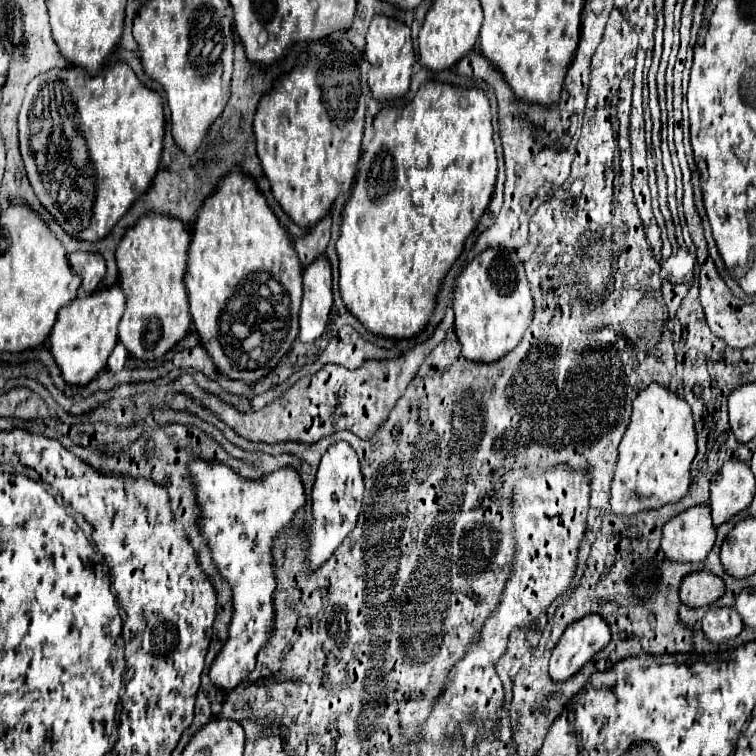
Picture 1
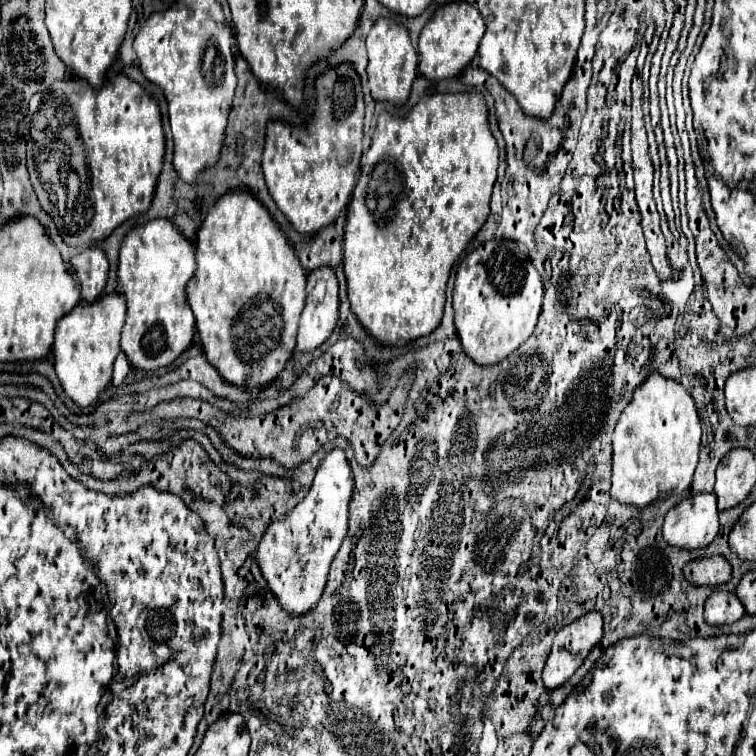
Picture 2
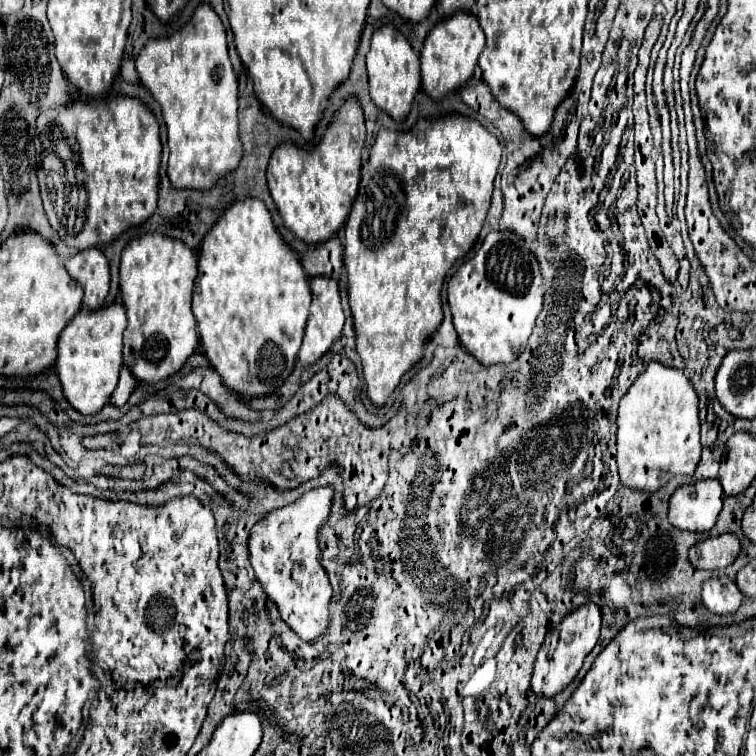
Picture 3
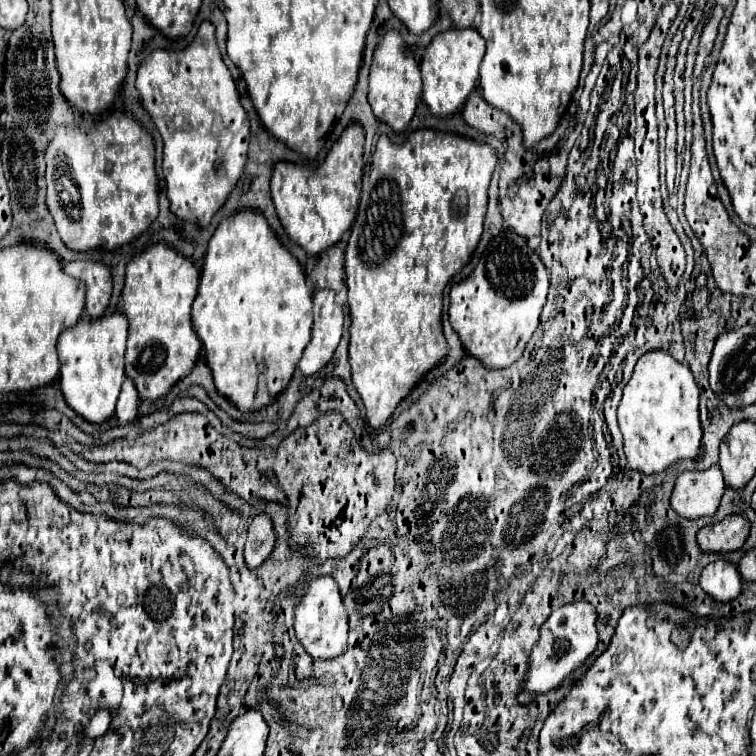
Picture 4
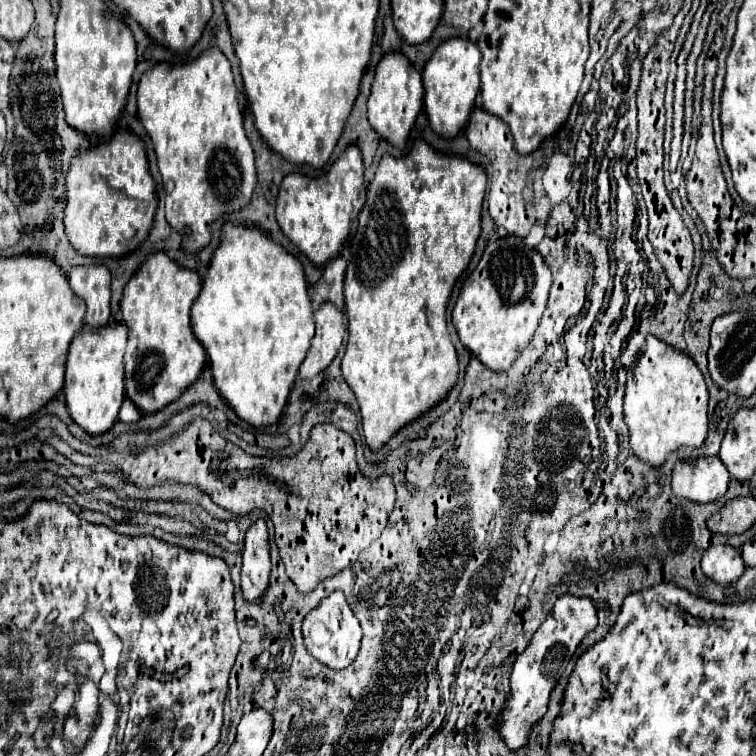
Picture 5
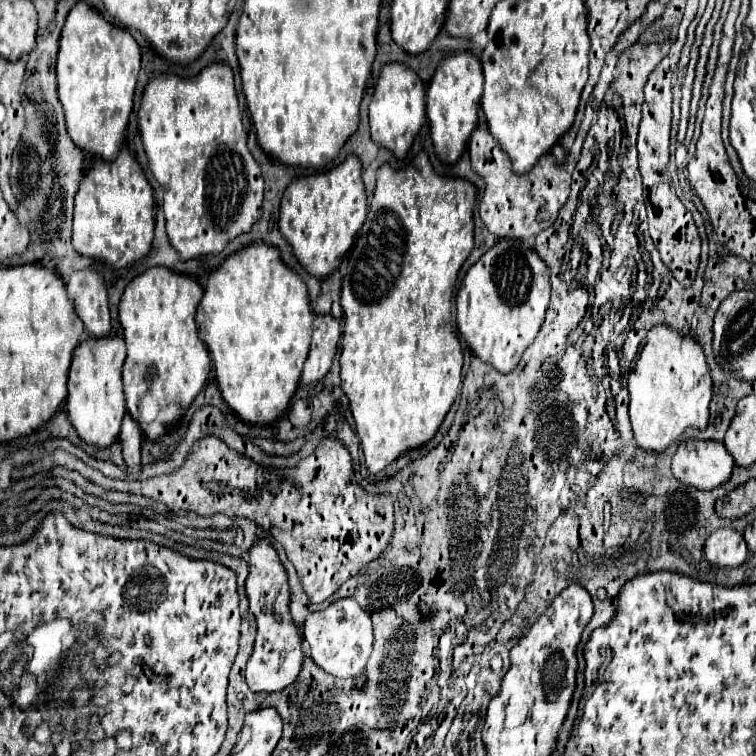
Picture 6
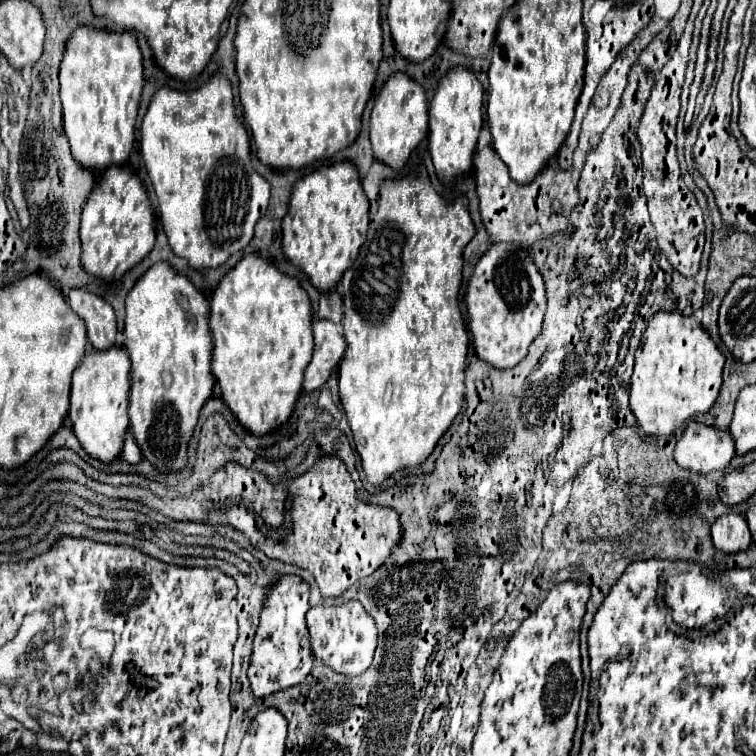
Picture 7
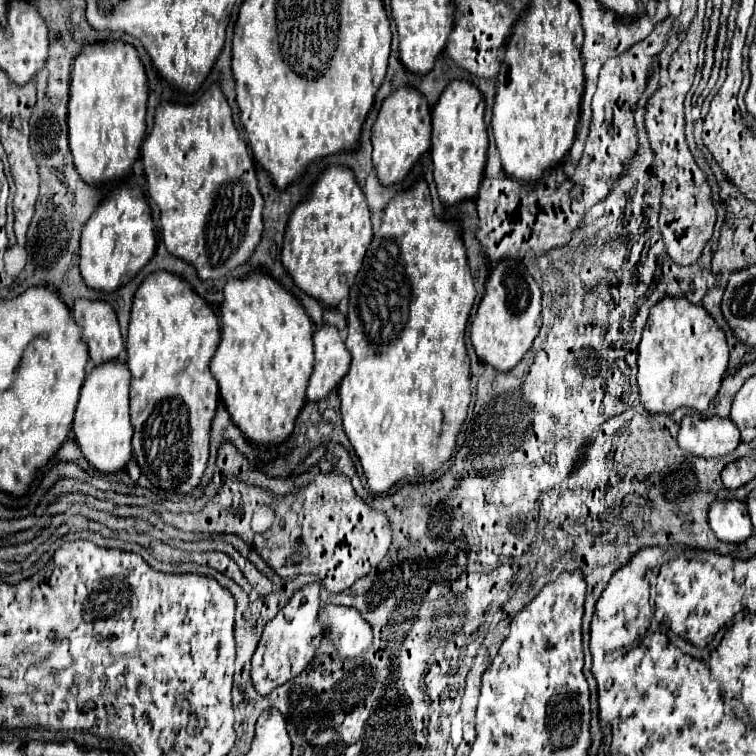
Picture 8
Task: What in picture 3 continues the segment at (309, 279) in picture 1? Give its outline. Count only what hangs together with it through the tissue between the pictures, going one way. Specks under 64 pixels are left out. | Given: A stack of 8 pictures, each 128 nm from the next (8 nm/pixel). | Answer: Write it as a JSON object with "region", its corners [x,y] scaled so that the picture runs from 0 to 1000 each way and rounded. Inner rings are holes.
{"region":[[[418,365],[410,370],[410,381],[413,381],[410,421],[394,468],[394,476],[402,484],[410,484],[421,474],[426,474],[439,460],[439,455],[452,444],[455,434],[455,413],[444,370]]]}

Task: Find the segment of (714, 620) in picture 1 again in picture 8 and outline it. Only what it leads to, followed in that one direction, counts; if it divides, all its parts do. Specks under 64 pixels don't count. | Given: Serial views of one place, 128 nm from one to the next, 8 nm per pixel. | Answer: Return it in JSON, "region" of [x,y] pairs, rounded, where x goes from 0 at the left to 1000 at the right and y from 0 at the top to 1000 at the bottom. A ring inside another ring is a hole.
{"region":[[[944,661],[939,667],[937,693],[958,717],[984,717],[995,706],[989,669],[979,661]]]}

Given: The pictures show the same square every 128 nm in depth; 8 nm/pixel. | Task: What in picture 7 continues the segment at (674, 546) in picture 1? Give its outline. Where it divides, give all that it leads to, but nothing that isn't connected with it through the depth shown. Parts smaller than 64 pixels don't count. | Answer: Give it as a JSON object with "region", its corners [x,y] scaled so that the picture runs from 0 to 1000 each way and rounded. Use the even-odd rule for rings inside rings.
{"region":[[[913,558],[892,593],[897,616],[926,627],[958,622],[971,601],[966,569],[952,569],[926,558]]]}

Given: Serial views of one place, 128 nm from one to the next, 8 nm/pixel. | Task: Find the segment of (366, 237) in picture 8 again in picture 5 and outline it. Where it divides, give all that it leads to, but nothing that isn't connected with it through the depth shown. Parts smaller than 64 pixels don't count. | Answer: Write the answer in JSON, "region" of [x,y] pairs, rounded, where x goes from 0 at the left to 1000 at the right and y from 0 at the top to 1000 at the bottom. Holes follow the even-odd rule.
{"region":[[[460,193],[442,214],[431,233],[410,235],[399,230],[381,230],[368,254],[365,291],[376,312],[389,320],[415,352],[429,352],[439,339],[450,336],[452,323],[463,312],[466,294],[481,275],[481,217],[474,193]]]}

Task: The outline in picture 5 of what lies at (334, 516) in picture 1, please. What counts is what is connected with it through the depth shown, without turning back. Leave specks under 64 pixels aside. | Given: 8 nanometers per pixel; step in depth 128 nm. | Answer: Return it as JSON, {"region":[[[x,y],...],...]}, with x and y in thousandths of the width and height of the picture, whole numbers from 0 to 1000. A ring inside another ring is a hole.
{"region":[[[339,688],[325,704],[323,717],[323,746],[320,746],[320,786],[328,796],[349,788],[357,770],[357,728],[354,728],[354,701],[349,688]],[[452,783],[437,786],[431,794],[426,794],[426,799],[421,804],[415,804],[413,810],[405,812],[405,817],[399,823],[399,839],[402,839],[402,852],[405,852],[407,862],[418,873],[423,873],[426,878],[431,878],[434,884],[442,884],[442,886],[460,884],[476,862],[479,831]]]}

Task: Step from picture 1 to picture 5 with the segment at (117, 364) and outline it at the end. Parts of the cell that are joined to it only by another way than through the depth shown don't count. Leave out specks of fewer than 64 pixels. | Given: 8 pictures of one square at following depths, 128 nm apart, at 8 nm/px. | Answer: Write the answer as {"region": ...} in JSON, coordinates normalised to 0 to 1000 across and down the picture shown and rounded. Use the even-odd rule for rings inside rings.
{"region":[[[167,526],[161,540],[159,540],[159,558],[164,561],[175,561],[175,558],[183,558],[185,556],[185,545],[180,542],[180,537]]]}

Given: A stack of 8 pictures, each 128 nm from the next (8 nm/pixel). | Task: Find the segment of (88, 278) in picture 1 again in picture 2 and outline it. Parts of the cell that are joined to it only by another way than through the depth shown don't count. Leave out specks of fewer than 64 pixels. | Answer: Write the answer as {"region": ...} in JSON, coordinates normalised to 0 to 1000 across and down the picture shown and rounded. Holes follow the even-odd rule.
{"region":[[[127,325],[114,328],[111,333],[101,336],[93,344],[93,354],[98,357],[98,362],[106,370],[108,394],[114,399],[130,397],[130,392],[135,389],[135,384],[140,378],[140,370],[143,370],[140,336],[132,328],[127,328]]]}

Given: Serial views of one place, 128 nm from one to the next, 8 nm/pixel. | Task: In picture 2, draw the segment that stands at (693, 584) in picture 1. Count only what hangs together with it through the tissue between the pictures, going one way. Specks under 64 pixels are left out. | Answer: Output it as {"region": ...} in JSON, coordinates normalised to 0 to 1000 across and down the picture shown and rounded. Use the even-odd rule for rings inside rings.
{"region":[[[929,735],[905,749],[905,762],[926,775],[952,775],[966,767],[968,749],[958,735]]]}

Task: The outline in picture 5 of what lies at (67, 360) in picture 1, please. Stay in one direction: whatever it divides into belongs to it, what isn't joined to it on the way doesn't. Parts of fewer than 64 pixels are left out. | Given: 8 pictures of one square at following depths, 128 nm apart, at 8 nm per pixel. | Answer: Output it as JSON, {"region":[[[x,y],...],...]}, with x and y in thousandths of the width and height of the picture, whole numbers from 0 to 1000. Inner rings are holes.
{"region":[[[143,429],[138,434],[111,434],[106,437],[90,466],[87,479],[87,505],[85,505],[85,526],[87,540],[95,556],[111,566],[119,577],[130,577],[143,571],[156,556],[156,542],[164,532],[164,460],[167,460],[167,431],[164,429]]]}

